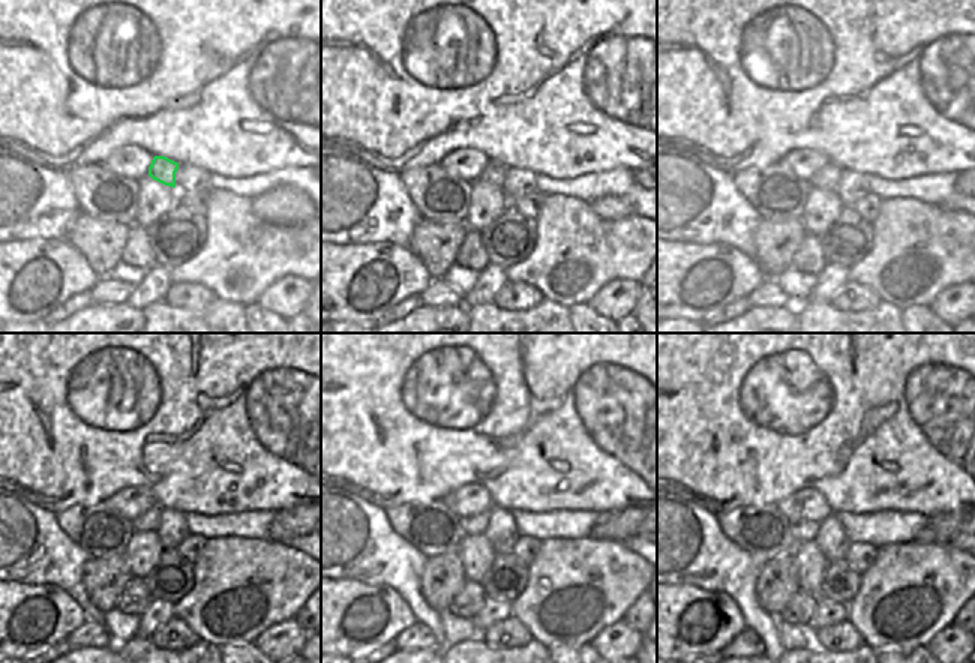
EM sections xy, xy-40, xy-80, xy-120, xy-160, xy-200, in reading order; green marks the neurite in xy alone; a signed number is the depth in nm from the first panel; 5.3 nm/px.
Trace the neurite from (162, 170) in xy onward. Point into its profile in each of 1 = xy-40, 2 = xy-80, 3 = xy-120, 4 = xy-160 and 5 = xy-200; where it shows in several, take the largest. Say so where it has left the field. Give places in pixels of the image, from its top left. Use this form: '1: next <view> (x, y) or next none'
1: next xy-40 (494, 173)
2: next xy-80 (828, 176)
3: next xy-120 (147, 521)
4: next xy-160 (477, 524)
5: next xy-200 (801, 530)

